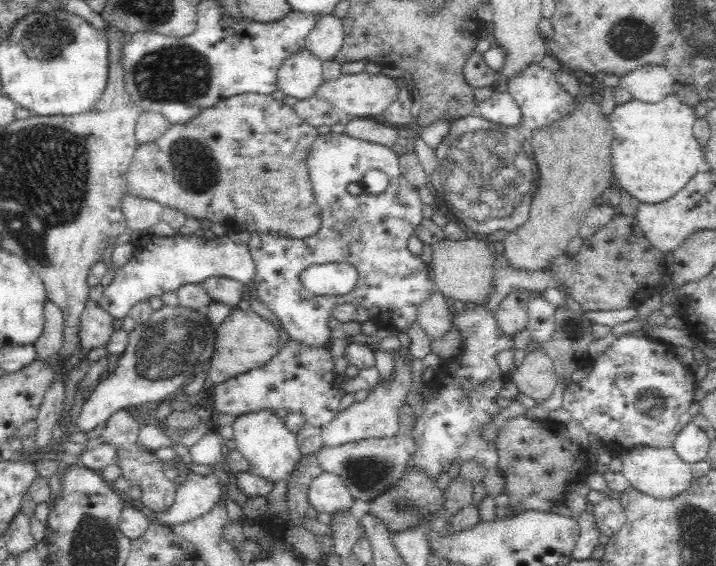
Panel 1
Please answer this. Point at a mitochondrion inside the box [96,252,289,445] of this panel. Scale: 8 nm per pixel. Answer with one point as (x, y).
(171, 346)

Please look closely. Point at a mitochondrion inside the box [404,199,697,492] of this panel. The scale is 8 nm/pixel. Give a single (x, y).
(652, 403)

